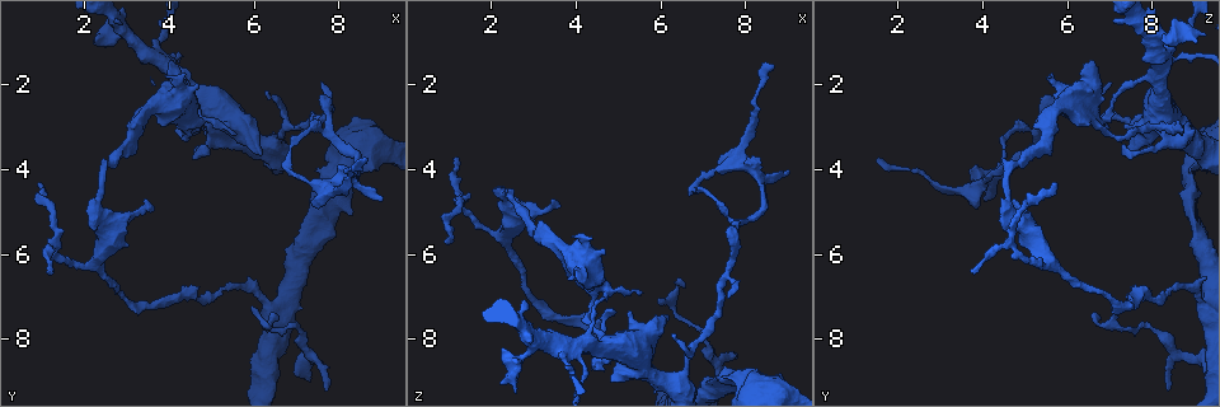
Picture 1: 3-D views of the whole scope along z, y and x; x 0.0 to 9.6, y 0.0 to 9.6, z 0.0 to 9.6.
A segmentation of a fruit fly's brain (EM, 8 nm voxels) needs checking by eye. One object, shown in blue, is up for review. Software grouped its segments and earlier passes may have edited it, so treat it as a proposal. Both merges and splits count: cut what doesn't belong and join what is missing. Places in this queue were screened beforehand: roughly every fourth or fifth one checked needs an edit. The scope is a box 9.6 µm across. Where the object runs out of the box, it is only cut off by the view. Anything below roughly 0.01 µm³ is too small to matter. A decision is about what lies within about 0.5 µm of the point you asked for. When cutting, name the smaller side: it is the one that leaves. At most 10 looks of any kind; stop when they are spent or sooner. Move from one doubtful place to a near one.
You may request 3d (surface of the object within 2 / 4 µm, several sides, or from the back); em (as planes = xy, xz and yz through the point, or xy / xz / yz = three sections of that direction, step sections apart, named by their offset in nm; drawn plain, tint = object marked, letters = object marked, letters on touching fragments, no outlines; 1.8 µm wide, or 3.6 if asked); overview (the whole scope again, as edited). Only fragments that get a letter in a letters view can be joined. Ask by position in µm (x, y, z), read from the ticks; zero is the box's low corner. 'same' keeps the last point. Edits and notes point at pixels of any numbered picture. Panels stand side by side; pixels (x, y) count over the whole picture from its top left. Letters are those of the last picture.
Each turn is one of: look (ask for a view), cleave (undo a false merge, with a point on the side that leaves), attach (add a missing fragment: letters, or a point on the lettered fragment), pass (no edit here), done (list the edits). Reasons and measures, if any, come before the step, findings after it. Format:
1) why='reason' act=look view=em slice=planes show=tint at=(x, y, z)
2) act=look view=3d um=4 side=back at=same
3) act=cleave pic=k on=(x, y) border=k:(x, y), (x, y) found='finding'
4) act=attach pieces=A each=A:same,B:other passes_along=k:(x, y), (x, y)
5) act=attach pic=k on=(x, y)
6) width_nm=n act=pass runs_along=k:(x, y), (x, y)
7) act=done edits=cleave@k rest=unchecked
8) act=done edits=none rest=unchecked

why='three arms meet' act=look view=3d um=2 at=(7.80, 2.95, 5.30)

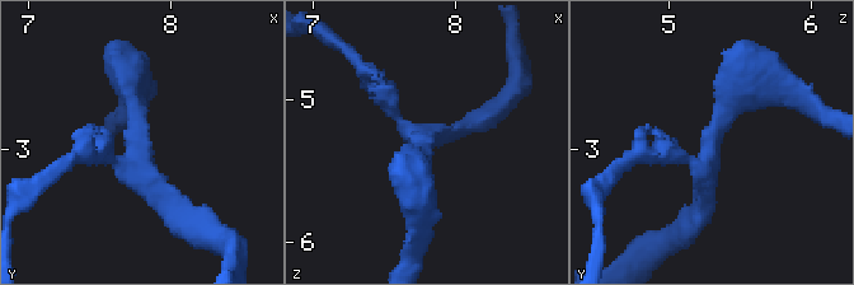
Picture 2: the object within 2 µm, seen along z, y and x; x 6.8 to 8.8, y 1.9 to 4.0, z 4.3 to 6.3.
arms=3 act=look view=em slice=yz step=16 show=tint at=(7.74, 3.00, 5.32)

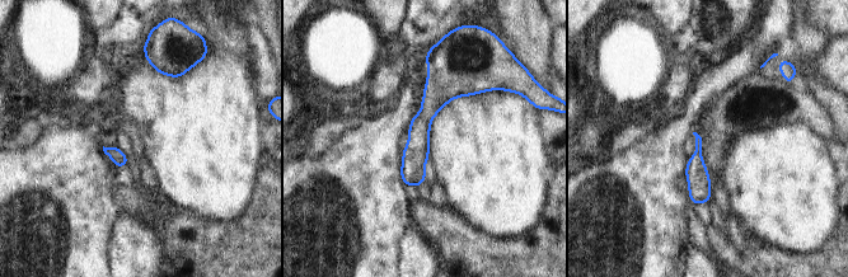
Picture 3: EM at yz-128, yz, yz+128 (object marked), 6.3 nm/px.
why='another direction' act=look view=em slice=planes show=letters at=same

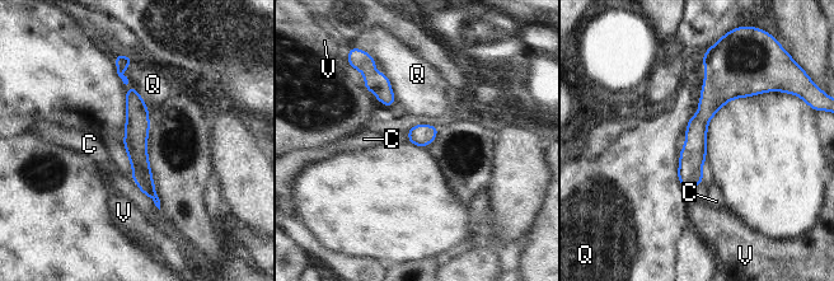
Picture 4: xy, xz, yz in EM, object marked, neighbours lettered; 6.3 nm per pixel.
act=pass each=C:other,Q:other,V:other found='all the same neuron'

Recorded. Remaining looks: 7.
act=look view=3d um=4 at=(4.75, 2.90, 6.80)

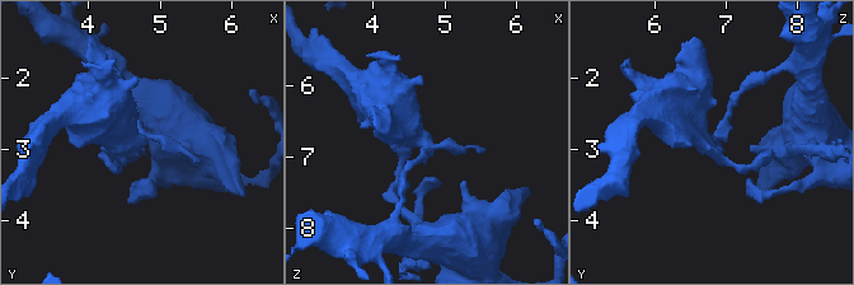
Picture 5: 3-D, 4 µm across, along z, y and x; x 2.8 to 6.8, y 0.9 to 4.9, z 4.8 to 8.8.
why='shape alone is not enough' act=look view=em slice=planes show=letters at=(4.75, 2.85, 6.80)

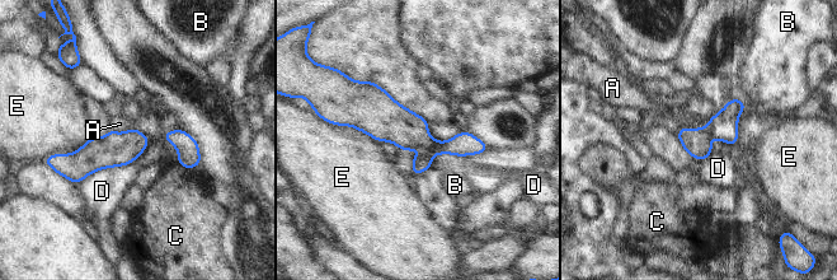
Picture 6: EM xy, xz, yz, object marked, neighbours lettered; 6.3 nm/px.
width_nm=180 act=cleave pic=6 on=(462, 144) each=A:other,B:other,C:other,D:other,E:other part_leaving=6:(483, 146), (437, 148), (415, 171) found='a second neuron is stuck on'

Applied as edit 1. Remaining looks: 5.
act=look view=overview

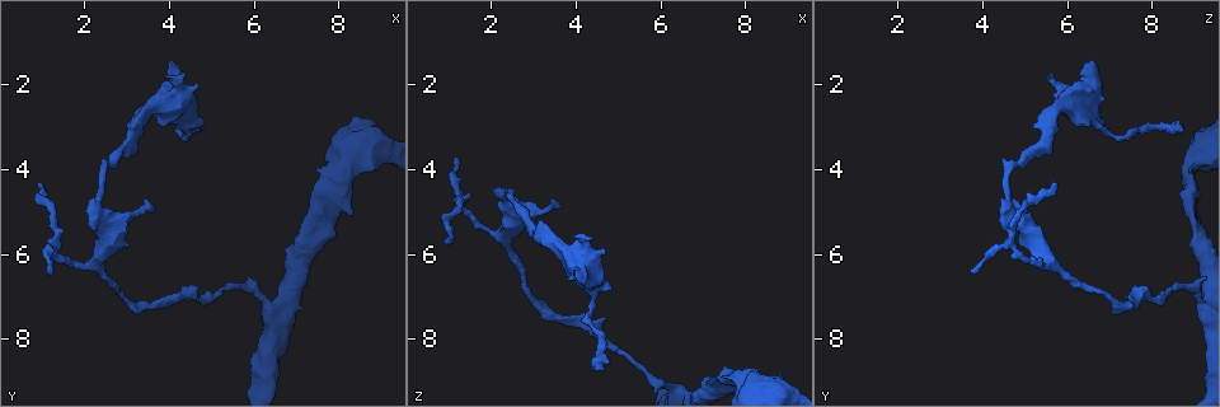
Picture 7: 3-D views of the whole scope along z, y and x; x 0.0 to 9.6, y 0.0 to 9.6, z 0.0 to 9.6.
why='three-way junction' act=look view=em slice=planes show=tint at=(7.90, 4.45, 8.95)

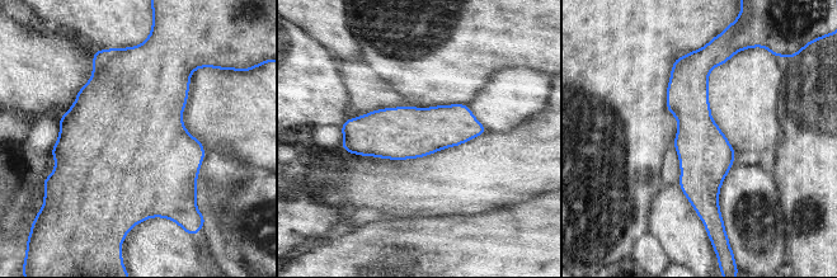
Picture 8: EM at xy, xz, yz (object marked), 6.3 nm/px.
why='see the neighbours' act=look view=em slice=planes show=letters at=same

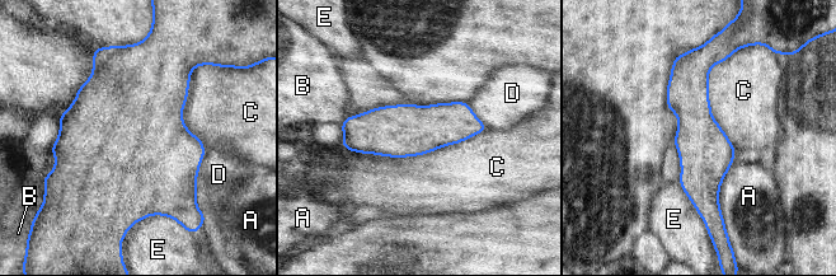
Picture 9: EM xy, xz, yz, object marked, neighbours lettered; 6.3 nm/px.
width_nm=340 longest_contact=C:900nm act=pass each=A:other,B:other,C:other,D:other,E:other found='all the same neuron'

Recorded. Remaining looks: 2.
why='branch point' act=look view=em slice=planes show=letters at=(1.30, 5.80, 4.65)

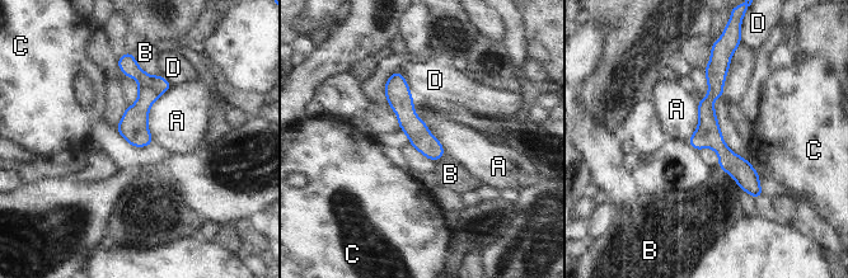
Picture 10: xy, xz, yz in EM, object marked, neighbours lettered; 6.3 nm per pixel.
act=pass each=A:other,B:other,C:other,D:other found='one neuron here'

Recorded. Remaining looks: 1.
act=done edits=cleave@6 rest=unchecked

